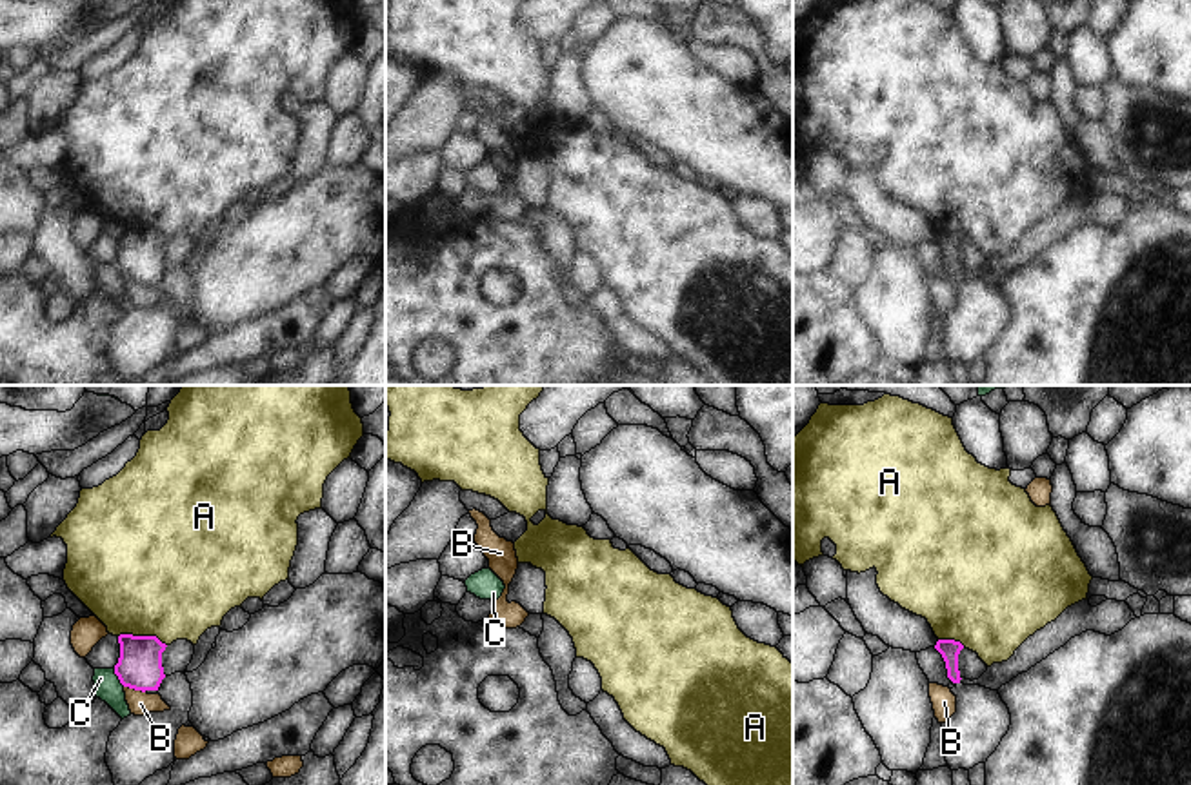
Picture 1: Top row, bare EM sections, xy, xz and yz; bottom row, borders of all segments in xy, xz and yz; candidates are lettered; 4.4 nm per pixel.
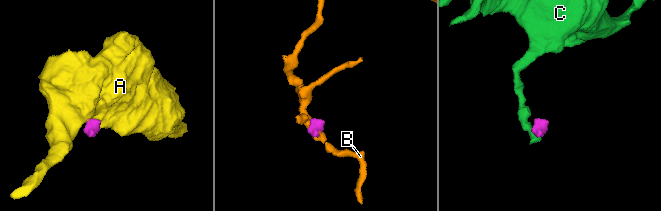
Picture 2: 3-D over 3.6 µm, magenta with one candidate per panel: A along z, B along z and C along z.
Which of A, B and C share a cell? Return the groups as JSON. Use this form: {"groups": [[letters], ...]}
{"groups": [["A"], ["B"], ["C"]]}

